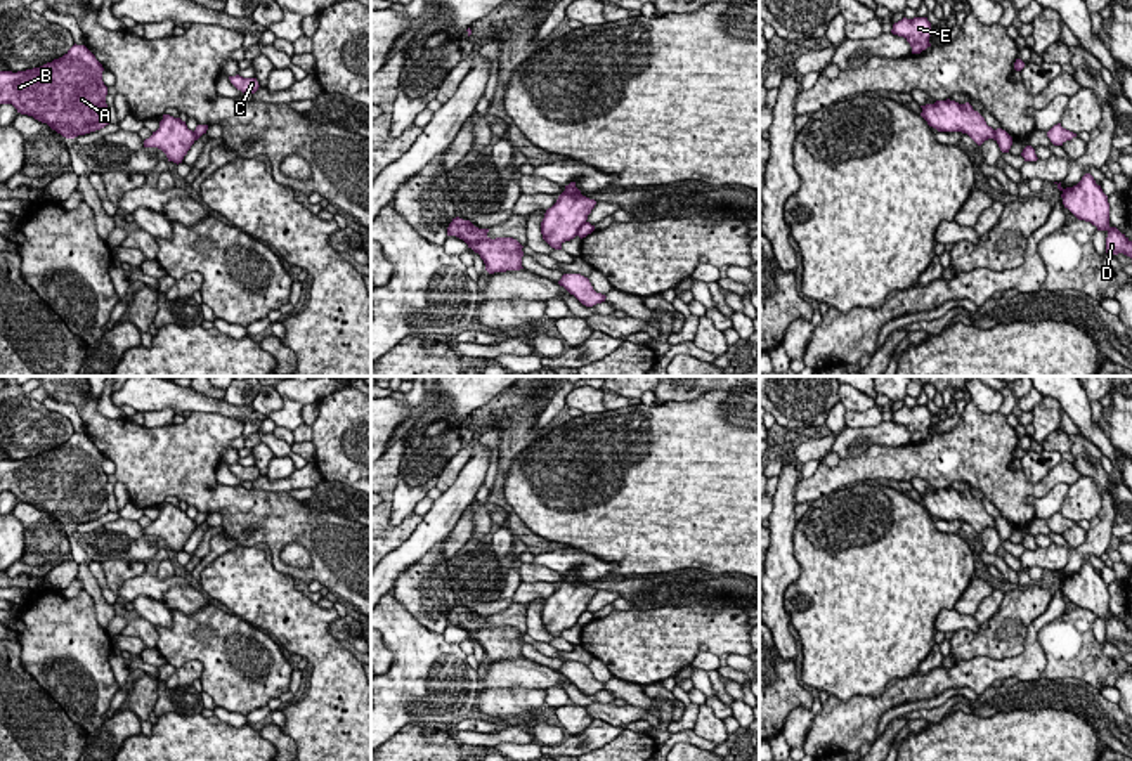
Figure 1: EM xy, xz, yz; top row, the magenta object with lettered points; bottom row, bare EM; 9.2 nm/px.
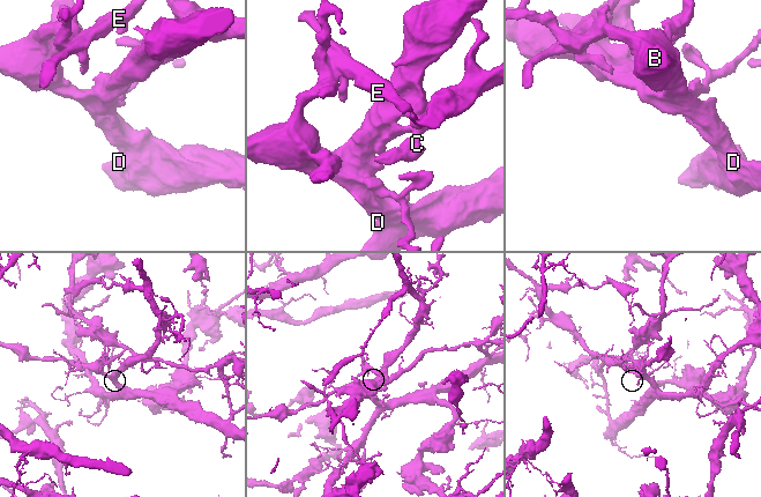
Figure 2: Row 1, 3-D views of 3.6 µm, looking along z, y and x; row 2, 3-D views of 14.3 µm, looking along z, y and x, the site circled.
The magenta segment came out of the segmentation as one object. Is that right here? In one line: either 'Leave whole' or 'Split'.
Split

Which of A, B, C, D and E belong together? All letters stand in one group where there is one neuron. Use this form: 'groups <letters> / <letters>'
groups A B D / C E

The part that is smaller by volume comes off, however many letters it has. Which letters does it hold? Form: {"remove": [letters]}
{"remove": ["C", "E"]}

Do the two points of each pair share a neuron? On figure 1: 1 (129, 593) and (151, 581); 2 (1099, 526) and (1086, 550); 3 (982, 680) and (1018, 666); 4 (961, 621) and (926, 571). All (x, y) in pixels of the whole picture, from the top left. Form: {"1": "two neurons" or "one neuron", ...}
{"1": "one neuron", "2": "one neuron", "3": "one neuron", "4": "two neurons"}

